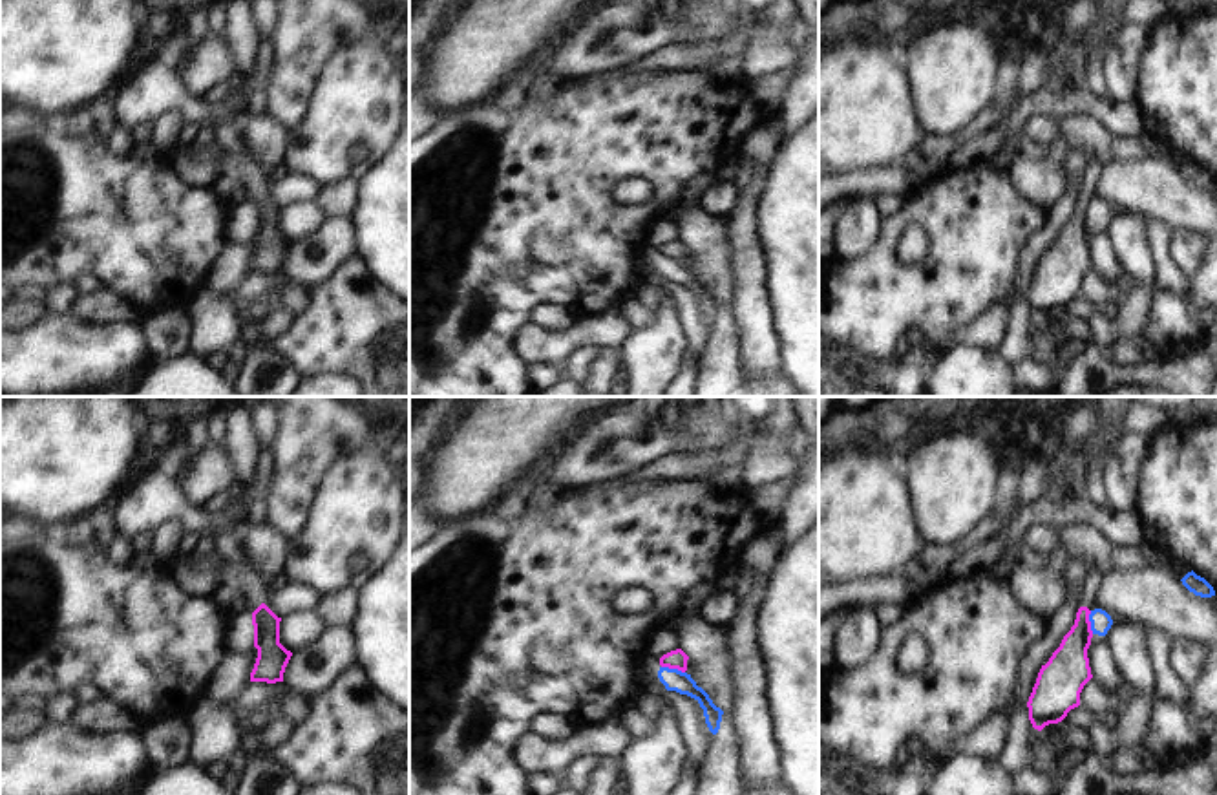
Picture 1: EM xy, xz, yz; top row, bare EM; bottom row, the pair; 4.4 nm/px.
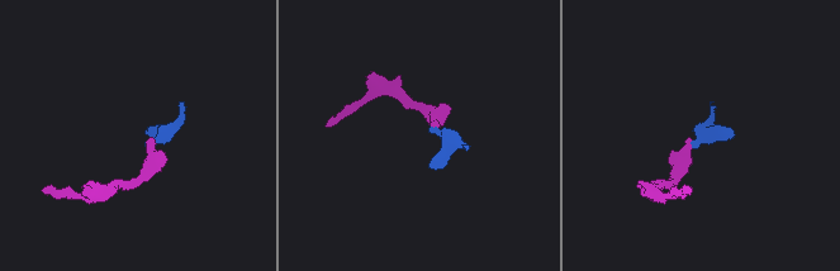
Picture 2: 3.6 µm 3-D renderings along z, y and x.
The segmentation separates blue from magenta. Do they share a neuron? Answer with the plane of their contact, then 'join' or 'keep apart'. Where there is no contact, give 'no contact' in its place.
contact in xz; keep apart

